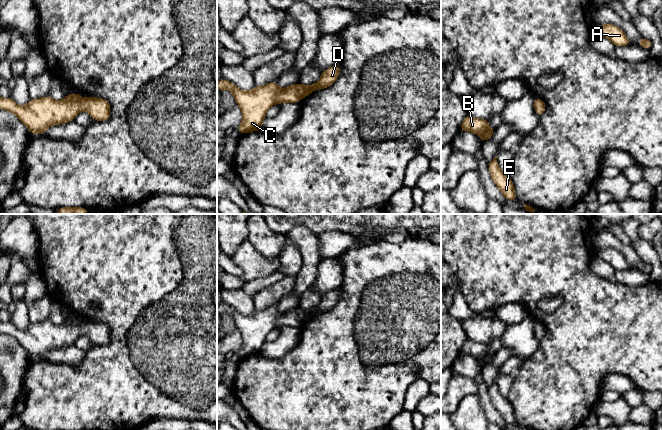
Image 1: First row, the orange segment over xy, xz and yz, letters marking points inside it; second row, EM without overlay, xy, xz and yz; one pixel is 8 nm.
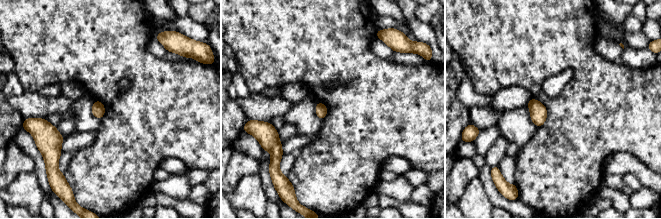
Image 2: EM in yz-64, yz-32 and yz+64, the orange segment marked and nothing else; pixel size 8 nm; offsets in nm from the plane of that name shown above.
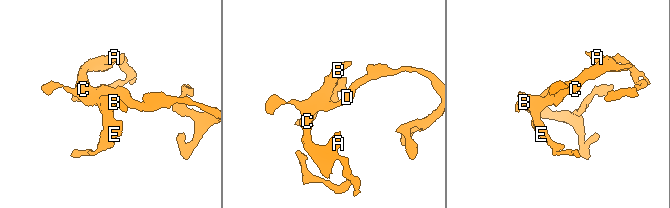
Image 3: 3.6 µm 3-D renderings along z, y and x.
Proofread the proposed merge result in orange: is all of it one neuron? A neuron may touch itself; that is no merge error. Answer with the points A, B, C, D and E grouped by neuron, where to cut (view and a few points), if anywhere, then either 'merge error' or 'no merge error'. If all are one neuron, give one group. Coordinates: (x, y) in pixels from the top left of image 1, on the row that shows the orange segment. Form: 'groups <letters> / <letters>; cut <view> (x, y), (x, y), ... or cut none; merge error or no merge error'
groups A B C D E; cut none; no merge error

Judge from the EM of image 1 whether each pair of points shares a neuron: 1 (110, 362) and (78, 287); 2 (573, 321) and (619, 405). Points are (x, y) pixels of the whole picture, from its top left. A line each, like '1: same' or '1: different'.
1: same
2: different

